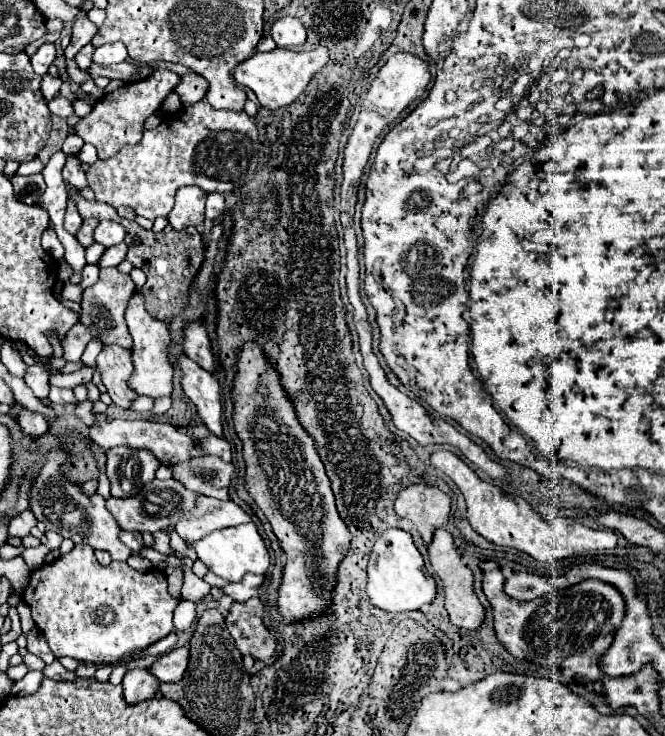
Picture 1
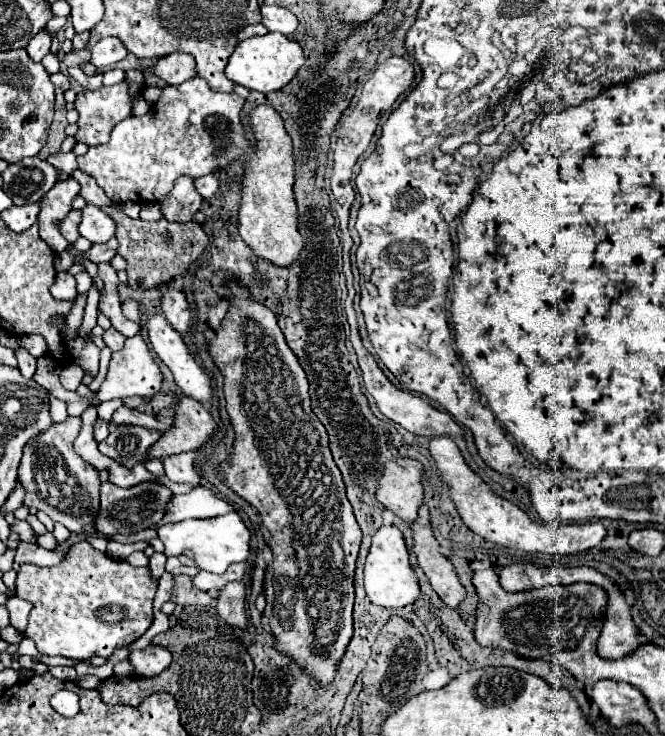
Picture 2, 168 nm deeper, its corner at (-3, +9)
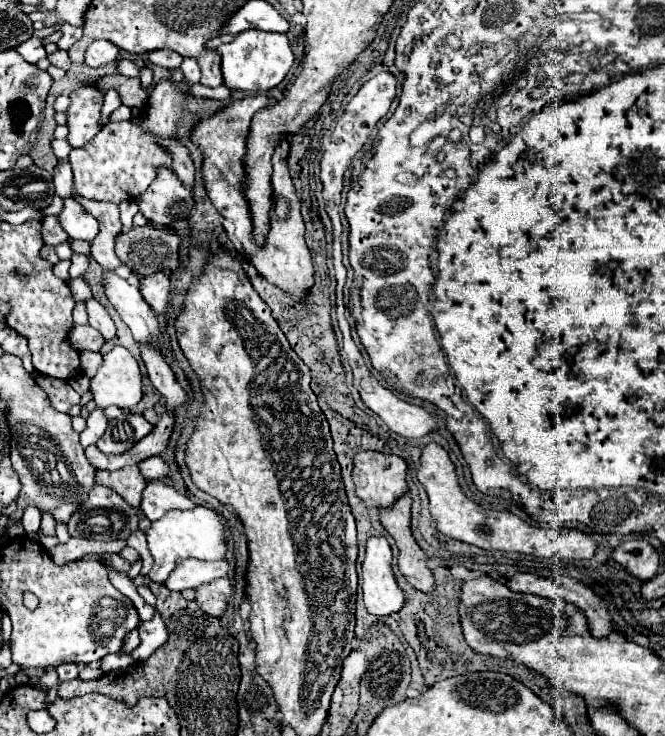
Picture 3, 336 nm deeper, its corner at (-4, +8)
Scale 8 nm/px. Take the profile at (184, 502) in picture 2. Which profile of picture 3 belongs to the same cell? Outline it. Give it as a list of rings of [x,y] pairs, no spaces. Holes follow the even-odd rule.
[[[147,480],[143,494],[141,494],[141,508],[149,520],[161,518],[167,510],[189,510],[197,504],[193,504],[185,494],[175,492],[169,484],[159,480]]]

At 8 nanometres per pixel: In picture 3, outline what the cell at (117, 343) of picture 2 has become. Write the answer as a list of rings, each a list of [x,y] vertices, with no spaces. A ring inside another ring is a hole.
[[[89,300],[89,302],[85,302],[85,306],[87,306],[87,316],[89,316],[89,324],[93,326],[93,328],[97,328],[101,334],[103,334],[103,338],[105,340],[111,340],[113,336],[115,336],[115,324],[113,324],[113,320],[111,320],[111,316],[107,314],[107,310],[105,310],[102,304],[99,304],[97,300]]]

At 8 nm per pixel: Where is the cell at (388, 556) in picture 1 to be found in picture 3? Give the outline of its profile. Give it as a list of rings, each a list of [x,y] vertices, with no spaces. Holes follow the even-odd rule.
[[[373,536],[365,544],[363,598],[367,612],[379,618],[399,612],[405,600],[393,578],[391,548],[383,536]]]

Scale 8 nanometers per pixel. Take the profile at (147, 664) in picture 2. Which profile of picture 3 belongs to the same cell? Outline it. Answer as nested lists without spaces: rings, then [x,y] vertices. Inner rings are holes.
[[[117,652],[117,654],[107,654],[107,658],[101,658],[101,670],[103,672],[111,672],[111,670],[119,670],[119,668],[127,668],[131,666],[135,660],[125,654],[125,652]]]

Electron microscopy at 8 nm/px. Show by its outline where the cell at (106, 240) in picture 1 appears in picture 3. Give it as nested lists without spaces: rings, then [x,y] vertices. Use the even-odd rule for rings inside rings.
[[[73,198],[63,200],[63,210],[57,214],[57,220],[63,226],[63,230],[67,232],[67,236],[73,240],[89,242],[99,232],[97,220],[87,210],[83,210],[83,206],[75,202]]]

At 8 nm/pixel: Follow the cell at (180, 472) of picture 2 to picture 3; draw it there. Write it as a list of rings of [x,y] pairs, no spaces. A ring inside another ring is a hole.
[[[151,456],[151,458],[145,458],[143,462],[139,462],[139,472],[141,472],[143,478],[155,480],[155,478],[167,476],[169,474],[169,466],[159,456]]]

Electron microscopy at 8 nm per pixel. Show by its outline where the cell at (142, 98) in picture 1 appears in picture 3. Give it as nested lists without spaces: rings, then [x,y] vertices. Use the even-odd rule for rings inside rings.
[[[81,86],[69,94],[71,106],[67,108],[67,142],[73,148],[85,146],[99,130],[103,92],[95,86]]]

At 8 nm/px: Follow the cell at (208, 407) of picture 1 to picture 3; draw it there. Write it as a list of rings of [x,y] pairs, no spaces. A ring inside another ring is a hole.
[[[103,272],[101,278],[103,292],[111,306],[117,310],[121,320],[131,328],[131,334],[137,342],[159,344],[159,322],[149,304],[143,300],[137,286],[131,286],[127,280],[119,278],[115,272]]]

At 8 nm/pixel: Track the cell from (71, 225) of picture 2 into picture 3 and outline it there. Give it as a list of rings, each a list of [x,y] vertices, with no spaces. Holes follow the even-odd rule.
[[[45,216],[41,224],[41,238],[45,246],[57,246],[67,242],[67,234],[63,234],[63,228],[59,226],[55,216]]]

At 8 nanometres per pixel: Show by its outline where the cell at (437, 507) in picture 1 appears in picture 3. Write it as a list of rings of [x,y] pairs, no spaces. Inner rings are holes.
[[[357,452],[353,456],[355,494],[373,506],[391,506],[407,492],[407,464],[403,458],[381,452]]]

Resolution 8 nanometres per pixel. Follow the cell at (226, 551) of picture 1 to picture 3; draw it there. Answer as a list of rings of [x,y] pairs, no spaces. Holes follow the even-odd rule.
[[[203,506],[191,510],[171,510],[171,514],[165,514],[161,520],[151,522],[151,526],[145,530],[145,536],[147,536],[147,548],[153,556],[153,568],[149,572],[149,578],[159,584],[167,580],[177,560],[185,560],[185,558],[225,560],[225,552],[227,552],[223,538],[225,536],[223,518],[215,510]]]

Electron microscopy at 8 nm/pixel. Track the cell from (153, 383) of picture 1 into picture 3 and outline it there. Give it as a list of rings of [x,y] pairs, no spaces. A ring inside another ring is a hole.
[[[115,346],[103,360],[103,366],[91,378],[91,392],[97,408],[107,408],[111,404],[133,408],[143,396],[137,360],[123,346]]]

